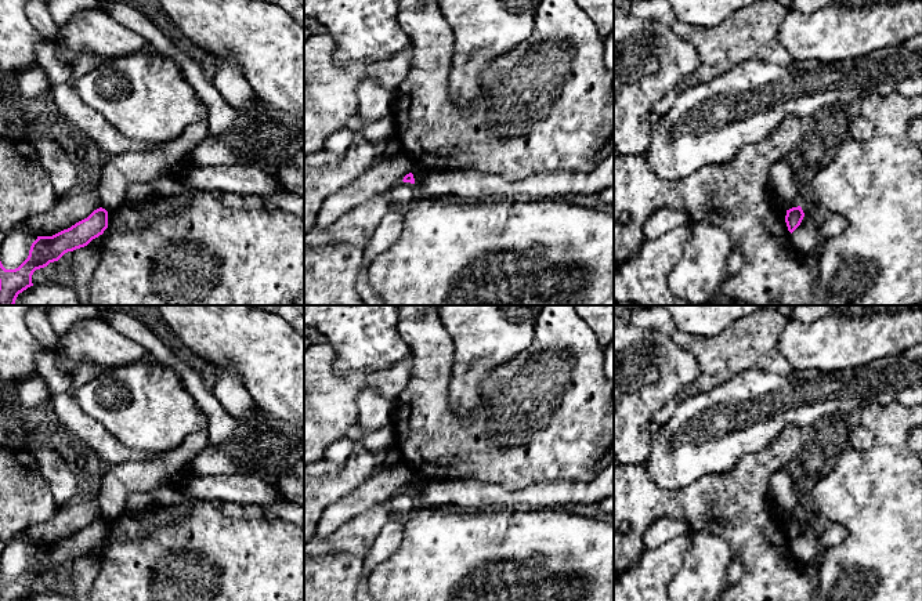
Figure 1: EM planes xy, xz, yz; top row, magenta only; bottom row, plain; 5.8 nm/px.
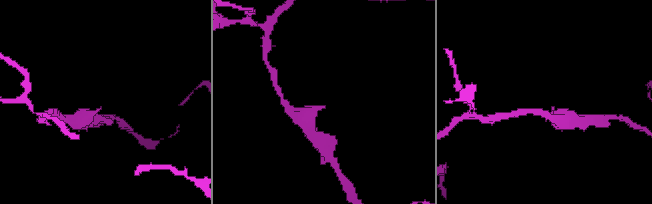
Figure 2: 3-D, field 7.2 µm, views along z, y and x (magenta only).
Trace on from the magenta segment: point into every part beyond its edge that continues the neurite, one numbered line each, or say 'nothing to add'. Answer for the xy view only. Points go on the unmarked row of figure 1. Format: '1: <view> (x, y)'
nothing to add

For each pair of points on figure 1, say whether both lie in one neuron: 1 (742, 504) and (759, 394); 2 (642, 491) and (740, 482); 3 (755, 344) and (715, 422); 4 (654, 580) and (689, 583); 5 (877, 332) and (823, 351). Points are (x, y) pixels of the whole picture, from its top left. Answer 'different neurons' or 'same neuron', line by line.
1: different neurons
2: same neuron
3: different neurons
4: different neurons
5: same neuron

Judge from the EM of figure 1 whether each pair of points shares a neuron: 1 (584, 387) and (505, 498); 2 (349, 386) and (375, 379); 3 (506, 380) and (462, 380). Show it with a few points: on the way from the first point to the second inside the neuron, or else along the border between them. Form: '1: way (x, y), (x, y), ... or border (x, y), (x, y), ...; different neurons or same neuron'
1: border (478, 482), (509, 489), (542, 482); different neurons
2: way (355, 382), (368, 380); same neuron
3: border (509, 358), (485, 379), (481, 401), (473, 411); different neurons

